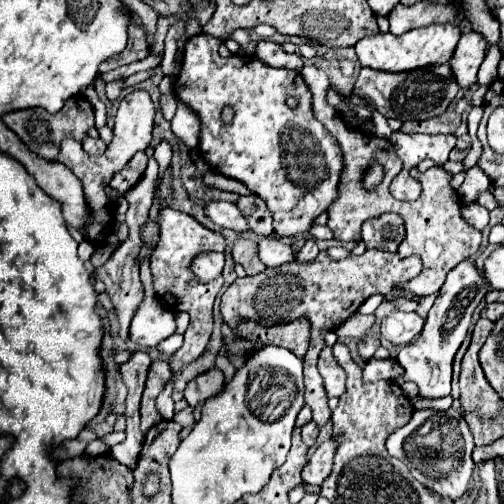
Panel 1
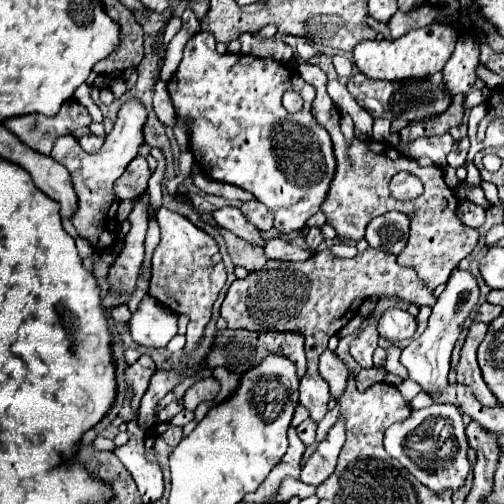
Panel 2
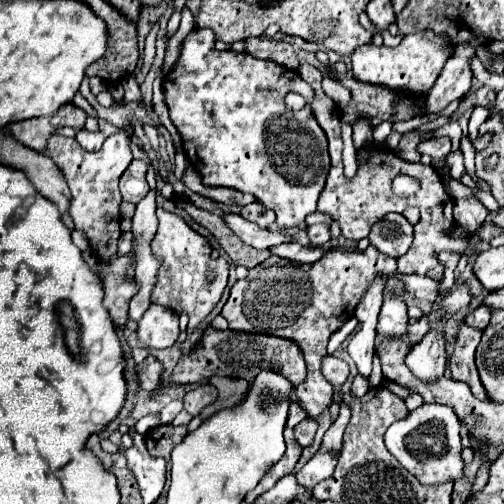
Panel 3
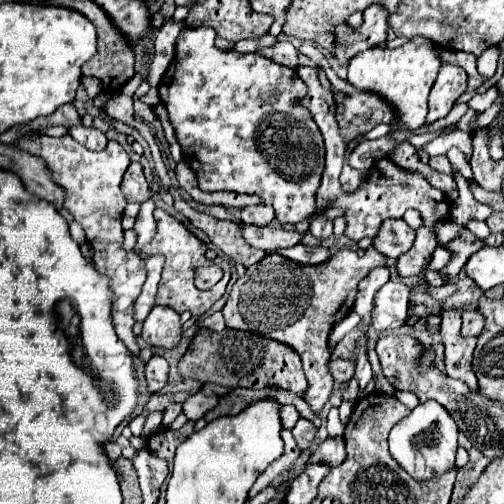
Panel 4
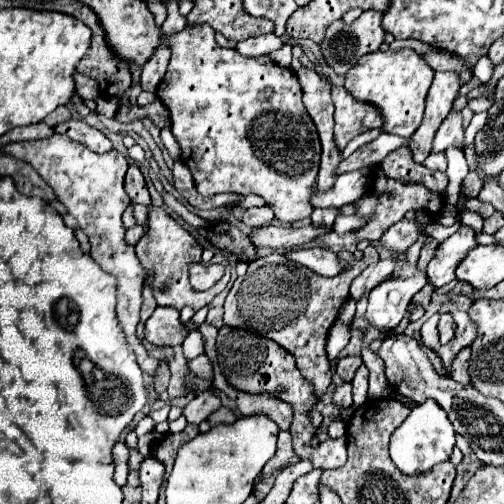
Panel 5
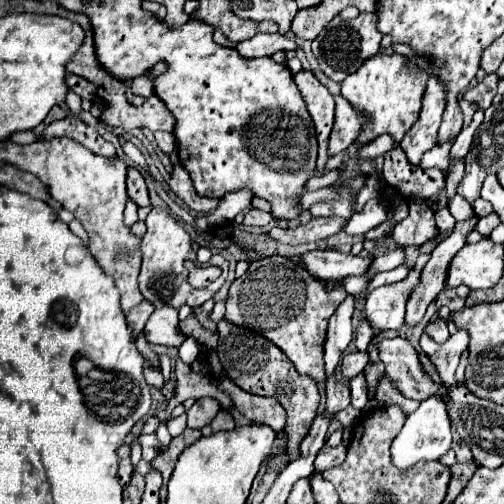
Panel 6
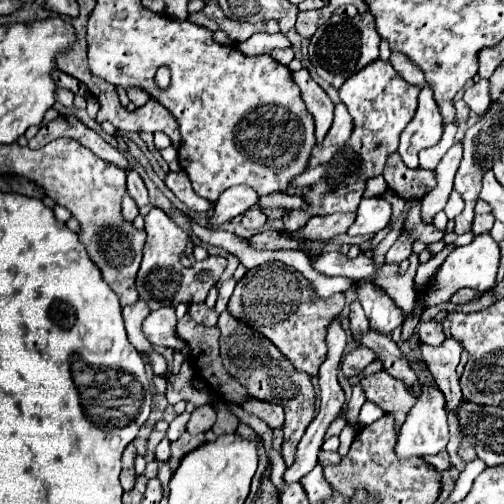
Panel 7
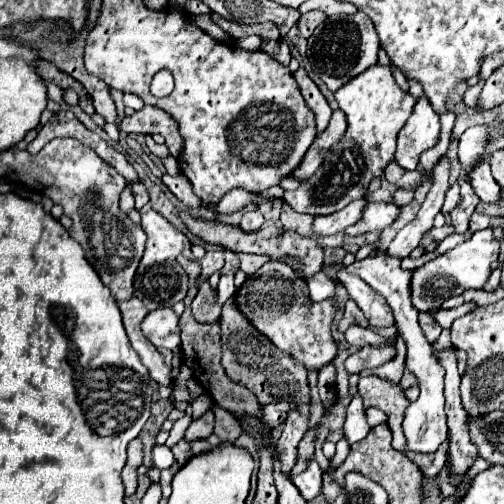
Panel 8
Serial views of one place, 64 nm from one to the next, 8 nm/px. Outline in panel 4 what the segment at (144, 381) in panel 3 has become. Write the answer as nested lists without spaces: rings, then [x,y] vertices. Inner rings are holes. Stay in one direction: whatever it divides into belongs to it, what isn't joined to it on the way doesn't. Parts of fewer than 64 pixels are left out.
[[[154,356],[146,364],[146,382],[150,392],[160,392],[168,382],[168,362],[162,356]]]

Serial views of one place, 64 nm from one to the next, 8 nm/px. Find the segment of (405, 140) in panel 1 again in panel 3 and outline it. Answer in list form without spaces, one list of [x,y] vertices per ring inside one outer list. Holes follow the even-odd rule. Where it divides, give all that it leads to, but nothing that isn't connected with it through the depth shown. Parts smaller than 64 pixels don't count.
[[[432,138],[432,140],[424,140],[418,144],[418,152],[420,154],[428,154],[430,158],[444,158],[450,154],[450,138]]]

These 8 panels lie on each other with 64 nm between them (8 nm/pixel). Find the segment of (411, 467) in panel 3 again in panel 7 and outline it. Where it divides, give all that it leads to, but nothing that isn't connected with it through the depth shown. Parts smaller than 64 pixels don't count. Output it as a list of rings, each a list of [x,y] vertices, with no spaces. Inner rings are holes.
[[[422,384],[422,394],[418,396],[416,404],[406,416],[406,422],[402,424],[400,438],[396,442],[396,454],[400,458],[410,458],[410,456],[432,456],[438,454],[440,450],[446,448],[448,444],[448,418],[446,418],[446,408],[444,408],[444,394],[438,390],[436,384]]]

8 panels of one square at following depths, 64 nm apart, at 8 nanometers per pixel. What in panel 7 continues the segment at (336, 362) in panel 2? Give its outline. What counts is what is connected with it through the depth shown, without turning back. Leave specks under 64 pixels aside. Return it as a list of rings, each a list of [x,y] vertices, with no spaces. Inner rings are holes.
[[[356,348],[354,352],[350,352],[344,360],[342,360],[342,372],[346,374],[346,378],[360,374],[368,364],[372,364],[374,360],[380,360],[380,356],[370,350],[370,348]]]

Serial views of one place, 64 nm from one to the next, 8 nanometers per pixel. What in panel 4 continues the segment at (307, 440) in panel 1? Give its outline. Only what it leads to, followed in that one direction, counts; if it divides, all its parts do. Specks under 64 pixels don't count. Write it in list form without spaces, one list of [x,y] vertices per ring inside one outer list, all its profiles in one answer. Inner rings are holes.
[[[300,417],[300,420],[296,422],[296,428],[292,428],[292,434],[294,434],[294,440],[298,444],[298,448],[304,452],[312,446],[314,442],[314,436],[316,436],[317,428],[306,418]]]

